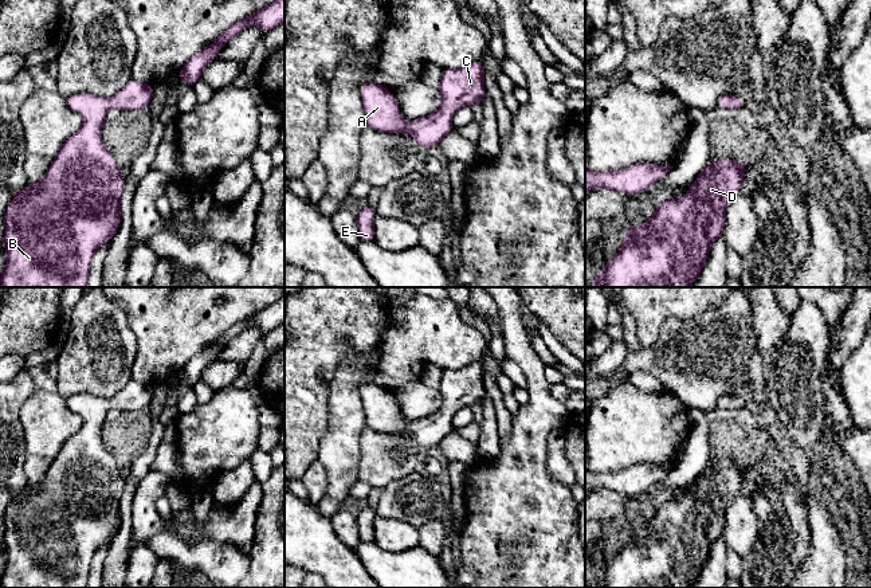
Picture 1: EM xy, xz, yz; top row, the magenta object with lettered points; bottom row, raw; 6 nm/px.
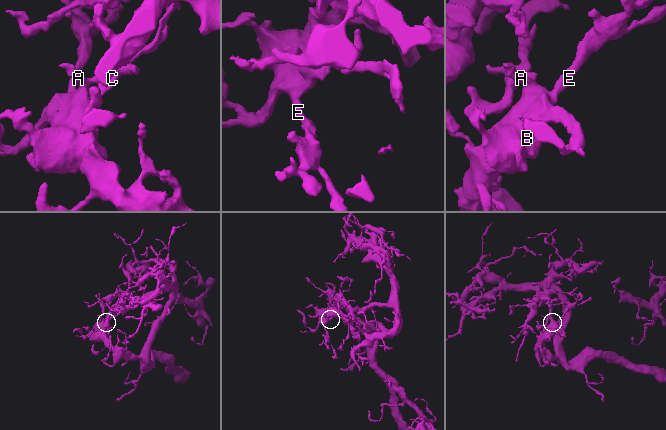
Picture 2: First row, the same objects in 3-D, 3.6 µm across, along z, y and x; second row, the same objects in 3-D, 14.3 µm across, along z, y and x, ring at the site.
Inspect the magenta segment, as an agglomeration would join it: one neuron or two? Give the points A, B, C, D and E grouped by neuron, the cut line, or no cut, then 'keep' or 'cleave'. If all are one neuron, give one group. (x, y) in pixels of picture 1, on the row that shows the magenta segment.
groups A B C D E; cut none; keep

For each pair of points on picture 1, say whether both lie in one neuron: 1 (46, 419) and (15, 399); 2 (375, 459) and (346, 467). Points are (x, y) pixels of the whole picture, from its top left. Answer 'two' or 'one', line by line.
1: two
2: two

